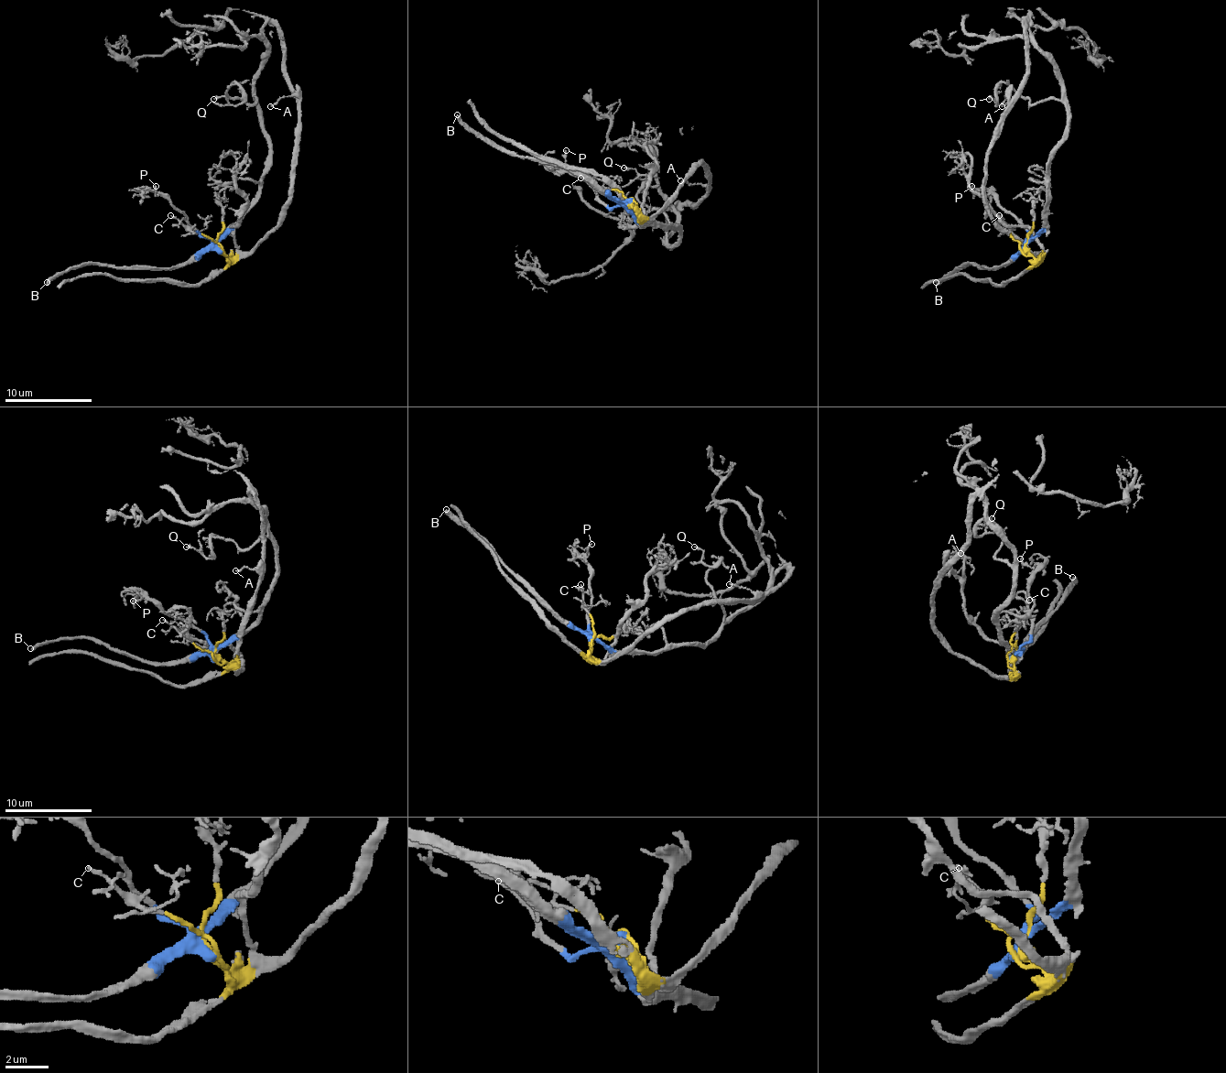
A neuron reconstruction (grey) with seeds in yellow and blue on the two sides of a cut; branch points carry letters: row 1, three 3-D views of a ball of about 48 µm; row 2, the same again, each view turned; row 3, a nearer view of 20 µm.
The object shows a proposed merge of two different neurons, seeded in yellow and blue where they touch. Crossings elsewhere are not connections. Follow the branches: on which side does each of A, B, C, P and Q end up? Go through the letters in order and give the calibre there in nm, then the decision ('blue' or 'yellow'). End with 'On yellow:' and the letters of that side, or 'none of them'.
A: 170 nm | yellow
B: 320 nm | blue
C: 160 nm | yellow
P: 220 nm | blue
Q: 190 nm | blue
On yellow: A, C

